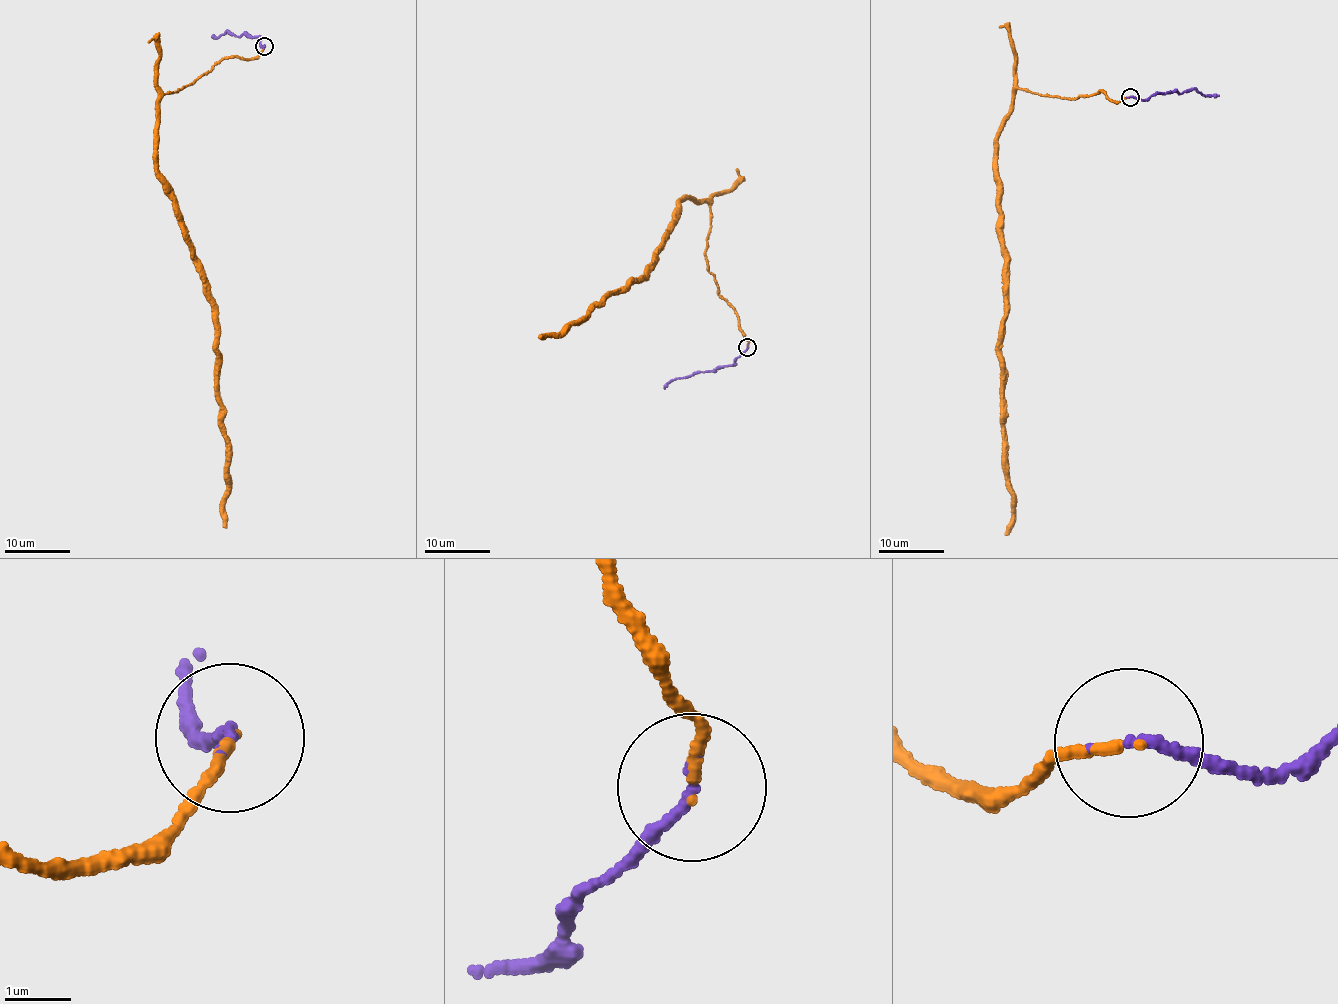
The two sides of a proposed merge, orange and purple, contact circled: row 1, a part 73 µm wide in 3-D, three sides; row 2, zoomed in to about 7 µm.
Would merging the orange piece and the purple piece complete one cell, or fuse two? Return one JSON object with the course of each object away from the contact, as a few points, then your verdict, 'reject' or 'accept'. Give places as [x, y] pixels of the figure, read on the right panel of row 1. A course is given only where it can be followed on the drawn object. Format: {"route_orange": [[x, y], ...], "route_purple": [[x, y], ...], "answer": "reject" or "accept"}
{"route_orange": [[1130, 97], [1017, 89], [996, 138], [1011, 493], [1005, 534]], "route_purple": [[1130, 97], [1147, 99], [1173, 91], [1179, 94], [1194, 88], [1206, 95], [1219, 96]], "answer": "reject"}

